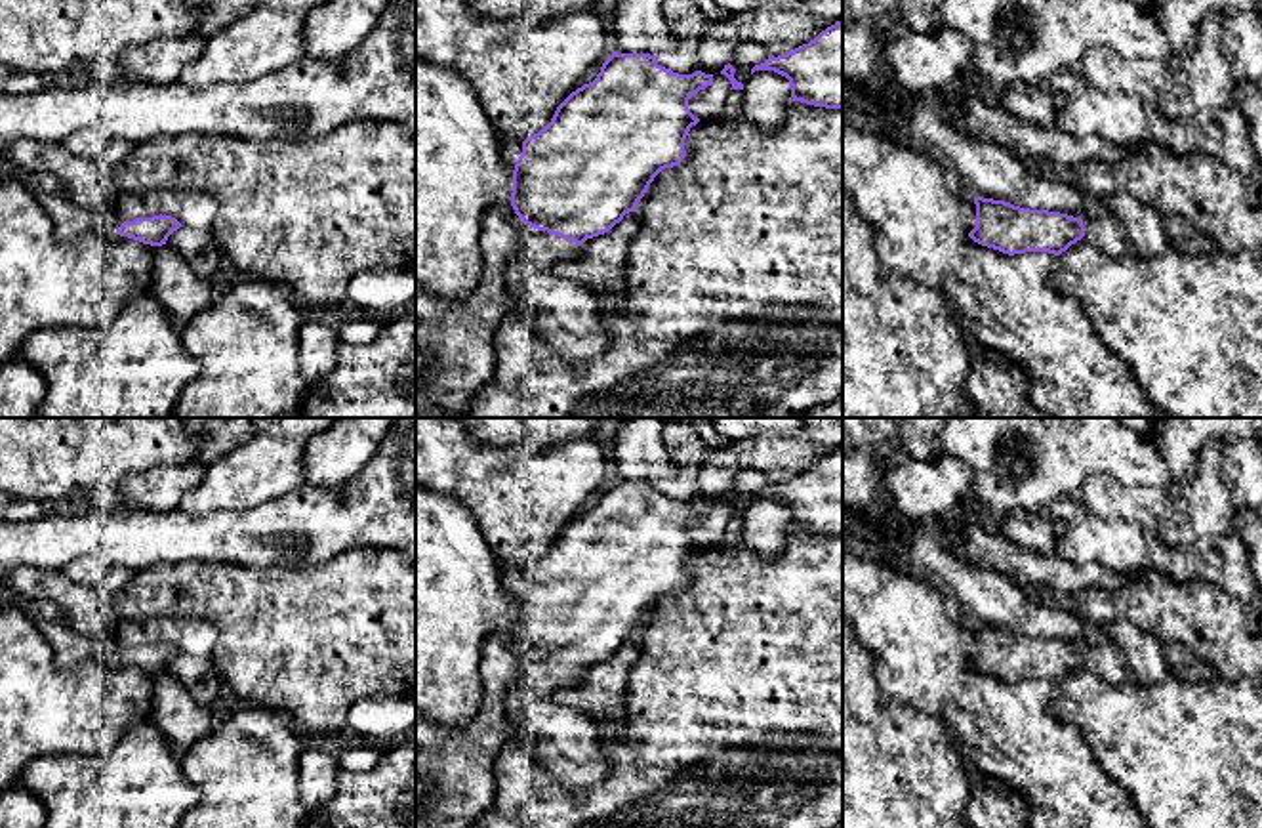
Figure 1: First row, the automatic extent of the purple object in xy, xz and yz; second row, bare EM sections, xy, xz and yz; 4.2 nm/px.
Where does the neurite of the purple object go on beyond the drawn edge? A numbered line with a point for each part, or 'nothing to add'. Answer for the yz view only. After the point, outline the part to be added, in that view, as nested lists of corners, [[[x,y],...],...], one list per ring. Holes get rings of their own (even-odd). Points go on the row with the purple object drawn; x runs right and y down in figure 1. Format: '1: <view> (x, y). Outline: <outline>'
1: yz (1106, 233). Outline: [[[1085,216],[1081,217],[1081,221],[1085,225],[1083,238],[1092,246],[1104,250],[1115,259],[1132,254],[1125,227],[1113,216],[1100,216],[1100,217]]]

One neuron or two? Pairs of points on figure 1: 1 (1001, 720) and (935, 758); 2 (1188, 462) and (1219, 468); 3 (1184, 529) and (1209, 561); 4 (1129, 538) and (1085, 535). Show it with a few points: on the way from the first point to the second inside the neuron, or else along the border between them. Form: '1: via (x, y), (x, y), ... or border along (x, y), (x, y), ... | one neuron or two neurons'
1: border along (914, 708), (935, 714), (952, 733) | two neurons
2: border along (1236, 439), (1209, 441), (1200, 466), (1173, 483) | two neurons
3: border along (1232, 529), (1182, 546), (1169, 546), (1150, 535) | two neurons
4: via (1118, 538), (1097, 538) | one neuron

